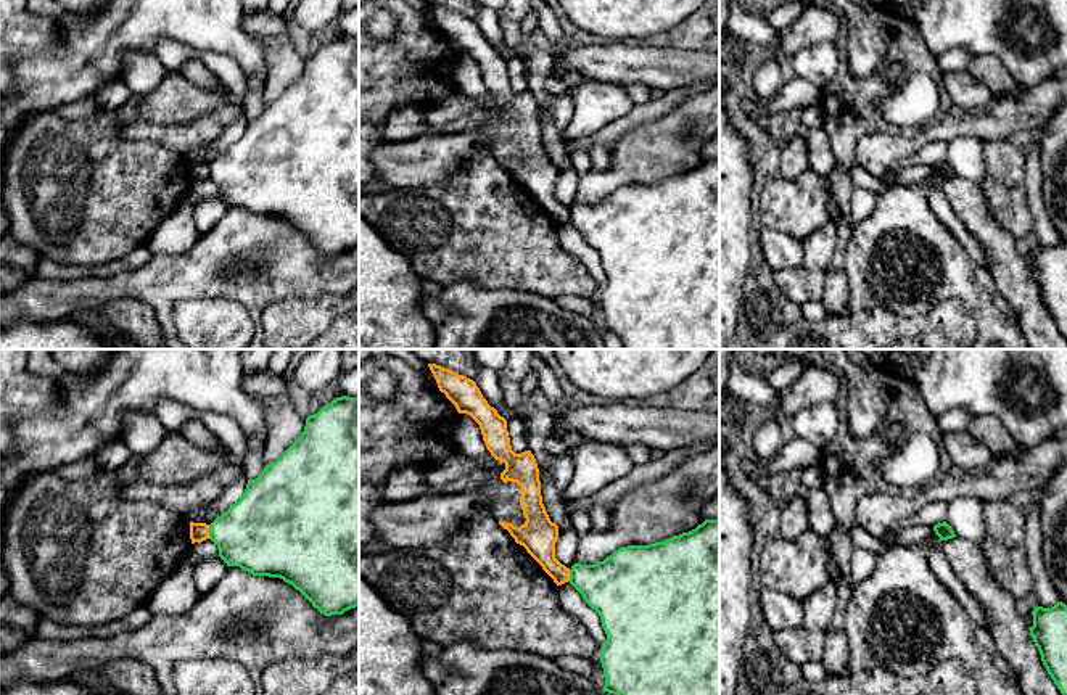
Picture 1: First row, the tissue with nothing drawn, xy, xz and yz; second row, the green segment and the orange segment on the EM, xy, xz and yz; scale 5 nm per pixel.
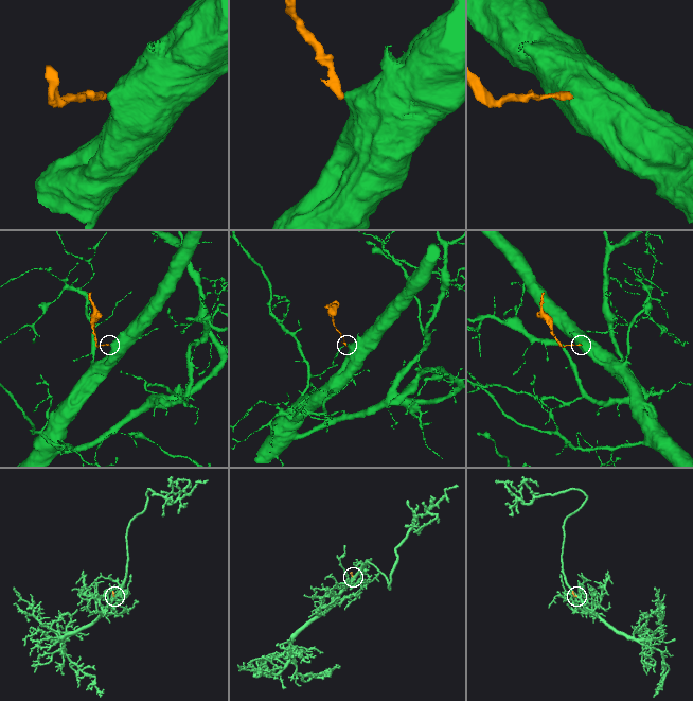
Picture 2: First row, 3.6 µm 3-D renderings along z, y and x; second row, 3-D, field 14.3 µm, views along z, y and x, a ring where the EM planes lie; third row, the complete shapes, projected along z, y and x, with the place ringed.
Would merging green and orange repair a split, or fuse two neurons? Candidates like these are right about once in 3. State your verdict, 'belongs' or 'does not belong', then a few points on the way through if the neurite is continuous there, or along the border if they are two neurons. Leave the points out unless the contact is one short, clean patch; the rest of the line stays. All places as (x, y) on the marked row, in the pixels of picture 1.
does not belong; border along xy (208, 525), (210, 538)

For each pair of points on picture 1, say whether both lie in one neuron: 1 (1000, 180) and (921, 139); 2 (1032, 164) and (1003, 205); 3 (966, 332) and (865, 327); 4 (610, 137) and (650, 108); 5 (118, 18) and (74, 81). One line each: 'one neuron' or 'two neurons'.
1: two neurons
2: two neurons
3: one neuron
4: one neuron
5: one neuron

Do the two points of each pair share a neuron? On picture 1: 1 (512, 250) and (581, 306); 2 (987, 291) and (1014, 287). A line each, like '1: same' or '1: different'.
1: different
2: different

